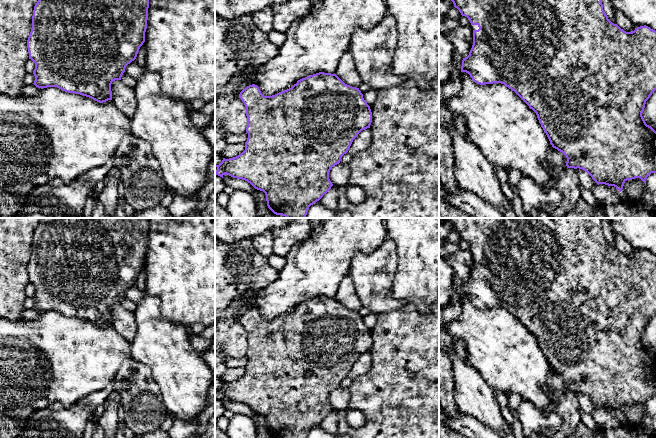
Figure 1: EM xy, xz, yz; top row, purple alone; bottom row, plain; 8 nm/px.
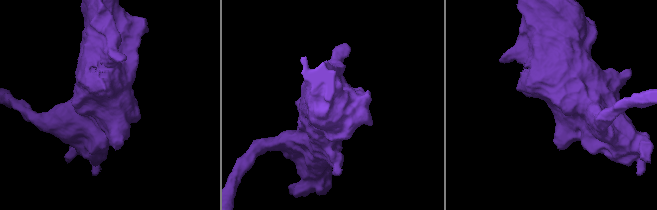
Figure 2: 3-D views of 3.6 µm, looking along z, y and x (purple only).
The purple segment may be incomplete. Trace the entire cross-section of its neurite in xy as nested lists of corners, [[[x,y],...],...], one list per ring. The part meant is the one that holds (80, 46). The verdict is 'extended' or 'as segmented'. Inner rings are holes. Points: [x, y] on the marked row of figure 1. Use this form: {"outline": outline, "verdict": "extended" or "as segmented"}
{"outline": [[[38,0],[27,40],[29,59],[35,63],[33,84],[41,89],[57,87],[99,103],[112,100],[112,82],[121,80],[126,66],[136,59],[145,42],[148,8],[149,0]]], "verdict": "as segmented"}

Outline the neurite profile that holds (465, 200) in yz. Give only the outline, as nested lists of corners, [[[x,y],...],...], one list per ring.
[[[440,181],[439,184],[445,192],[445,200],[450,207],[460,209],[473,218],[504,218],[504,215],[484,202],[475,193],[462,188],[450,191]]]

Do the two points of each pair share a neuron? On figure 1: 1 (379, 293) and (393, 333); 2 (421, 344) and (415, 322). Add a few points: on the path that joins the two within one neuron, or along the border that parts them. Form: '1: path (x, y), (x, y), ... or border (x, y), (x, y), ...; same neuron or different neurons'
1: border (406, 303), (396, 309), (383, 311), (378, 315); different neurons
2: path (416, 339), (415, 327); same neuron

